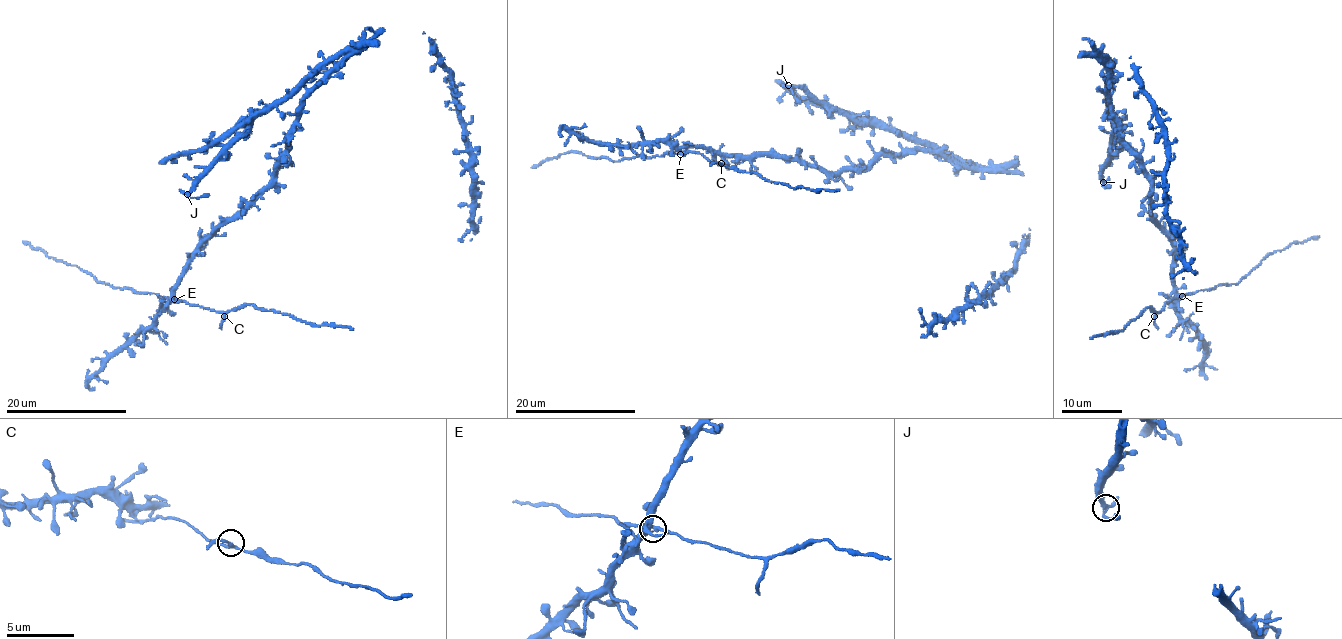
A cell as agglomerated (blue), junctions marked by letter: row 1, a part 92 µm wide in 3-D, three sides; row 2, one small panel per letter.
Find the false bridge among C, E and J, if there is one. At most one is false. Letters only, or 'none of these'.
J

